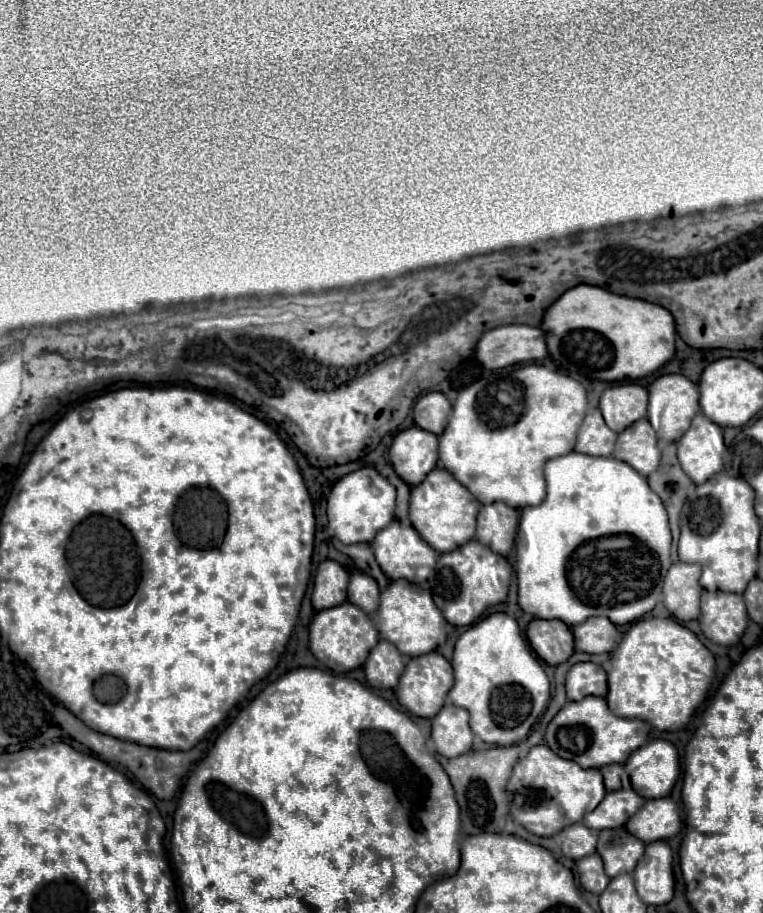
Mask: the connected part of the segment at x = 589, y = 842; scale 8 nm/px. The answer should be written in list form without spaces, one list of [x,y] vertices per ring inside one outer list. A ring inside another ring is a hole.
[[[572,824],[560,832],[562,840],[562,854],[570,860],[584,858],[586,854],[596,852],[596,842],[598,842],[598,832],[590,830],[584,824]]]

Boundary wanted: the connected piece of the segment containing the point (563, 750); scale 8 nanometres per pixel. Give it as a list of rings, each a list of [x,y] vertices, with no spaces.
[[[586,696],[580,702],[568,702],[548,724],[546,746],[560,758],[574,760],[582,768],[602,768],[606,764],[624,764],[626,758],[646,742],[646,722],[614,716],[604,698]]]

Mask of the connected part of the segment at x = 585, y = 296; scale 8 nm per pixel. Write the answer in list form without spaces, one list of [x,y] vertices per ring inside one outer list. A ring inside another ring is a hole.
[[[580,284],[564,292],[544,314],[542,330],[548,334],[548,352],[554,358],[554,362],[562,370],[570,370],[570,374],[584,374],[592,380],[632,382],[654,374],[676,354],[676,322],[666,308],[650,304],[646,300],[618,296],[604,288],[588,284]]]

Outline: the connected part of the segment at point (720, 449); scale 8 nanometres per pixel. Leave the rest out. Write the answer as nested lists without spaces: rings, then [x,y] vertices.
[[[704,414],[694,416],[692,426],[676,442],[676,446],[680,466],[692,478],[694,484],[706,482],[706,478],[718,474],[723,468],[727,447],[722,428],[710,422]]]

